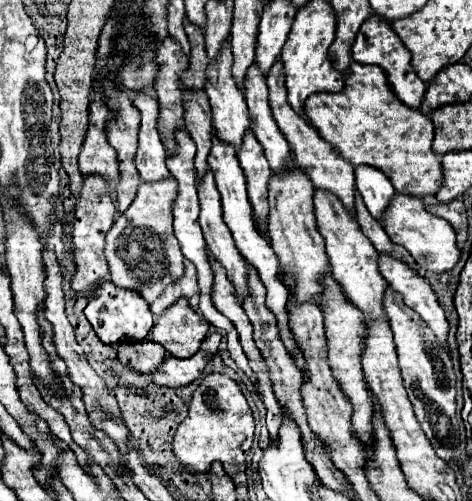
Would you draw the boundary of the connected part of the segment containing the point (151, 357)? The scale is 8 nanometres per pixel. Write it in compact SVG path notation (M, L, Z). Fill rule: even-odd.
M144 340L144 344L120 344L118 348L120 362L144 374L152 374L152 370L164 362L164 356L164 348L160 348L160 344L152 344L150 340Z

